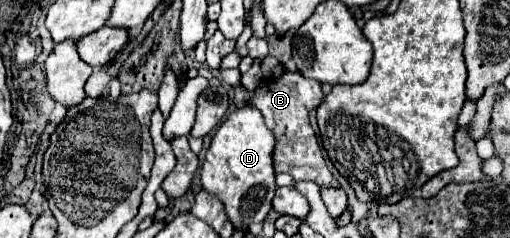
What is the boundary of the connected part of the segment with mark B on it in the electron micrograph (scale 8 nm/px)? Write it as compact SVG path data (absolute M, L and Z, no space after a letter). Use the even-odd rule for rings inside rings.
M286 71L280 79L264 81L254 91L252 103L260 113L264 115L264 123L270 131L276 135L276 151L274 151L274 169L276 173L290 173L294 181L300 179L312 179L324 189L338 189L340 183L332 177L328 171L322 149L318 145L318 139L314 135L314 129L310 127L308 113L310 109L316 109L322 101L322 85L314 79L304 79L298 71Z

